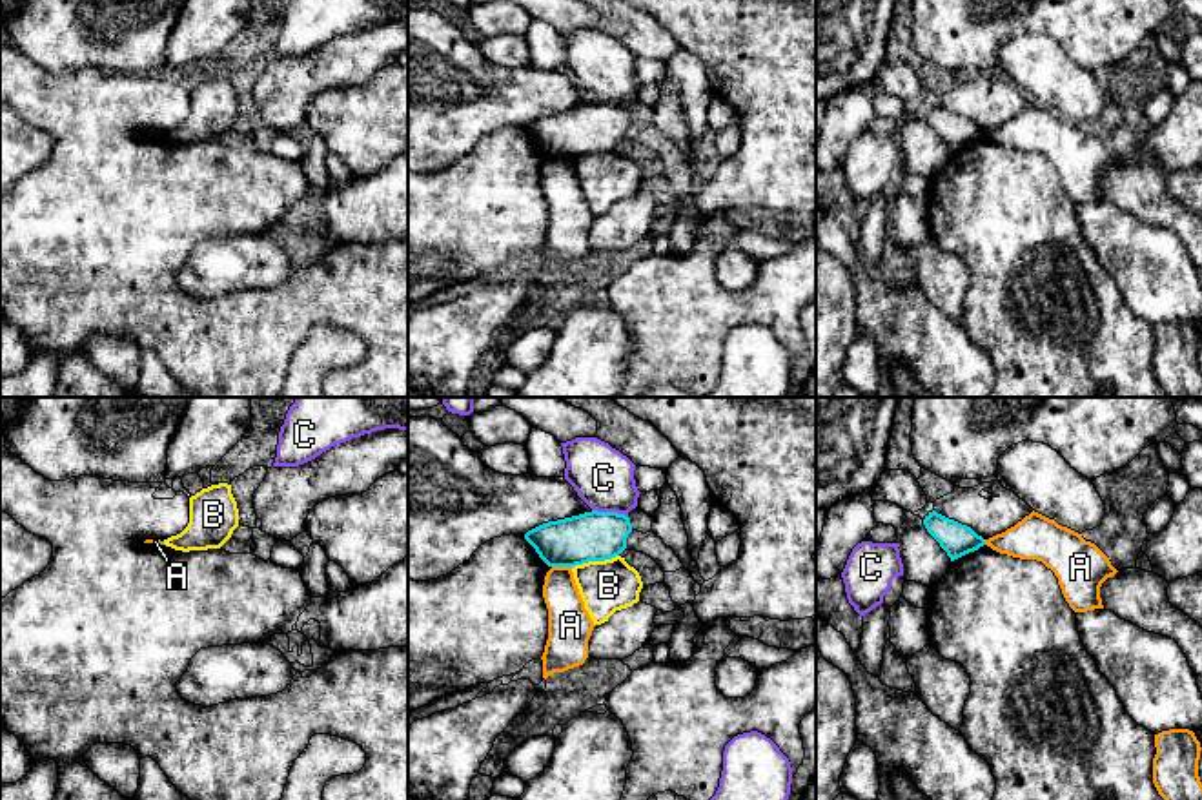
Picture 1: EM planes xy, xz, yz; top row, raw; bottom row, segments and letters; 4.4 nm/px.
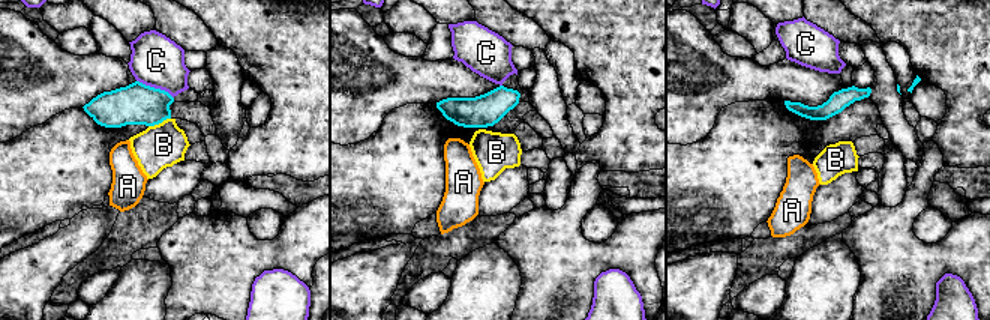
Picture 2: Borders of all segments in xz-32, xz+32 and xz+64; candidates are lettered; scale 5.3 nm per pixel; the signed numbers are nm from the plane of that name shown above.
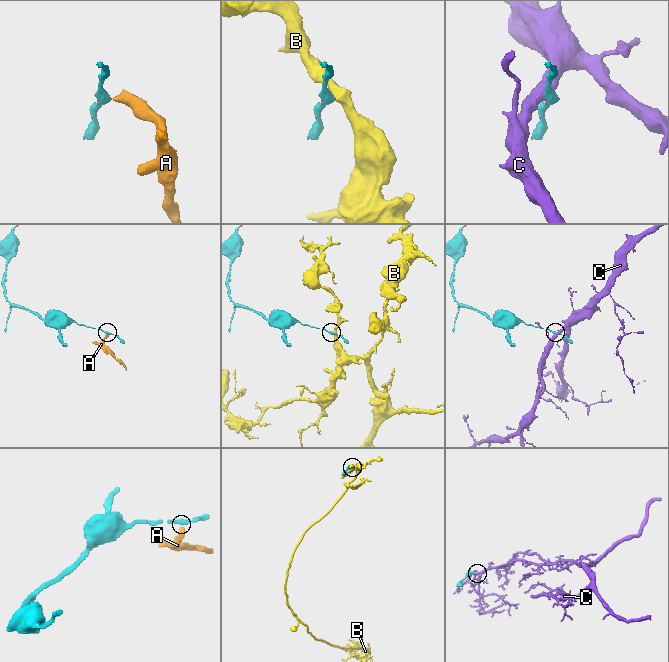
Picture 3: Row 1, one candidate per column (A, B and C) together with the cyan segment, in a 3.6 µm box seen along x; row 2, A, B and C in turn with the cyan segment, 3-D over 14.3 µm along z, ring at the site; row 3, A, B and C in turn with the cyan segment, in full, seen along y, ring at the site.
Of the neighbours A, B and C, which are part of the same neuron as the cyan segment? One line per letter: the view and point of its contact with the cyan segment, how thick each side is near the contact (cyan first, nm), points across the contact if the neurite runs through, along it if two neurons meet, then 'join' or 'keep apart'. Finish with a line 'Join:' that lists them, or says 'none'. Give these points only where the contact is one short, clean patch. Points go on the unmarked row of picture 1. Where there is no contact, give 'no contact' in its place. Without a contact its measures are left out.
A: xz (561, 157) | 220/180 nm | along xz (552, 157), (567, 157), (570, 161) | keep apart
B: xz (594, 152) | 220/220 nm | along xz (618, 146), (570, 159) | keep apart
C: xz (611, 104) | 220/280 nm | along xz (592, 101), (627, 108) | keep apart
Join: none

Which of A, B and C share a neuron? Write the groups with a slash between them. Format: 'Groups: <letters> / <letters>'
Groups: A / B / C

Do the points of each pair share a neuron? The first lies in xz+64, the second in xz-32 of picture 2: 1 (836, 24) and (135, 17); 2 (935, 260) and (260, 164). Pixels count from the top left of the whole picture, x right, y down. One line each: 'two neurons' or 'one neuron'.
1: two neurons
2: two neurons

